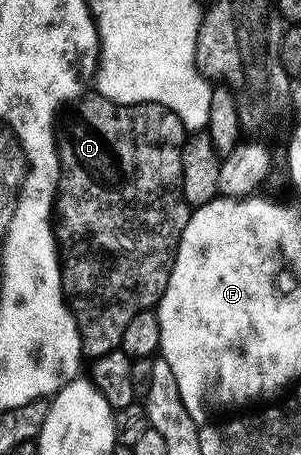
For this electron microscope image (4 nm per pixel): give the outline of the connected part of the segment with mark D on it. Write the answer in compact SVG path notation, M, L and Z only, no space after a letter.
M99 93L91 94L81 94L63 112L64 120L61 123L59 120L54 131L54 159L59 168L54 190L54 243L60 257L62 295L68 304L71 318L76 320L76 334L80 338L81 350L83 354L85 351L89 358L96 359L119 348L122 333L126 325L130 325L132 318L138 317L138 313L143 311L153 310L159 304L162 293L170 281L176 250L188 224L190 208L182 193L182 149L186 132L180 118L170 108L157 103L115 103Z

